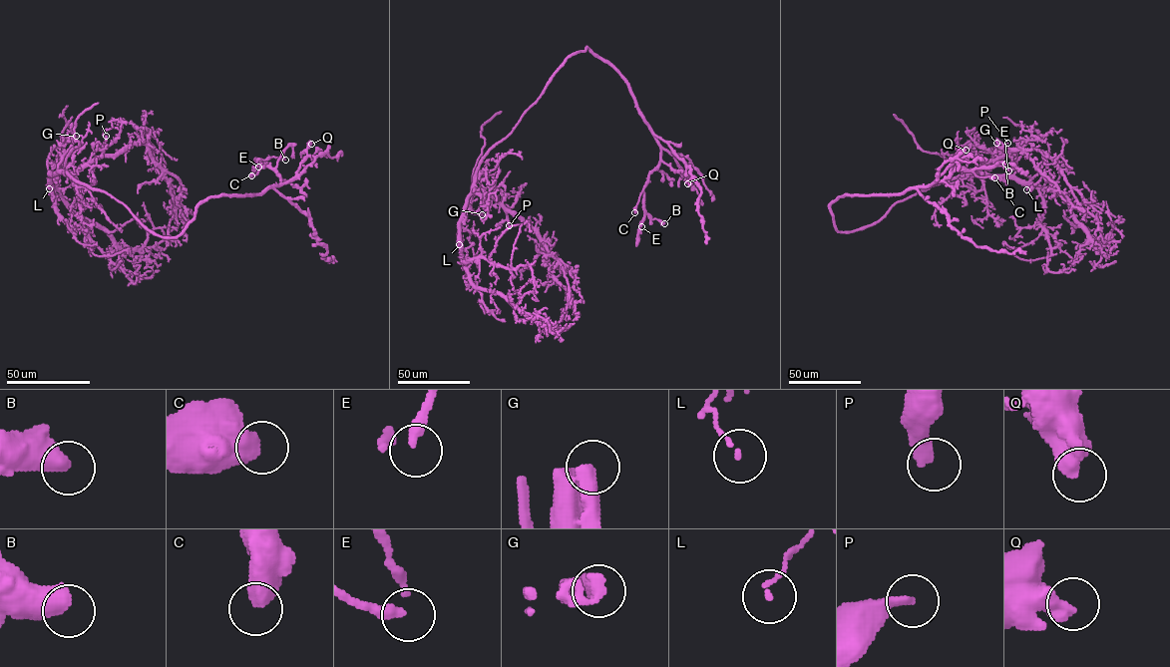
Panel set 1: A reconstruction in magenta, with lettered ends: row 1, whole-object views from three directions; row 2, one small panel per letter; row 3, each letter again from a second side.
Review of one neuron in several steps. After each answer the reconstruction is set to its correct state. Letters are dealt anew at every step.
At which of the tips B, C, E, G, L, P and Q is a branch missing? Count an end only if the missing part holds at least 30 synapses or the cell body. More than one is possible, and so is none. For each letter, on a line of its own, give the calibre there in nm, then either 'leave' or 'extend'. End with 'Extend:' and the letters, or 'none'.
B: 600 nm | leave
C: 600 nm | leave
E: 200 nm | leave
G: 650 nm | extend
L: 110 nm | leave
P: 320 nm | extend
Q: 550 nm | leave
Extend: G, P

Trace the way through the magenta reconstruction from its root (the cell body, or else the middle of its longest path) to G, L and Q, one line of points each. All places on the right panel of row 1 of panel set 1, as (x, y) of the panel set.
G: (886, 214), (898, 202), (937, 183), (984, 172), (994, 157), (996, 143)
L: (886, 214), (898, 202), (959, 176), (1003, 175), (1028, 183), (1026, 189)
Q: (886, 214), (867, 226), (839, 231), (830, 204), (846, 194), (900, 194), (927, 187), (959, 152), (966, 150)

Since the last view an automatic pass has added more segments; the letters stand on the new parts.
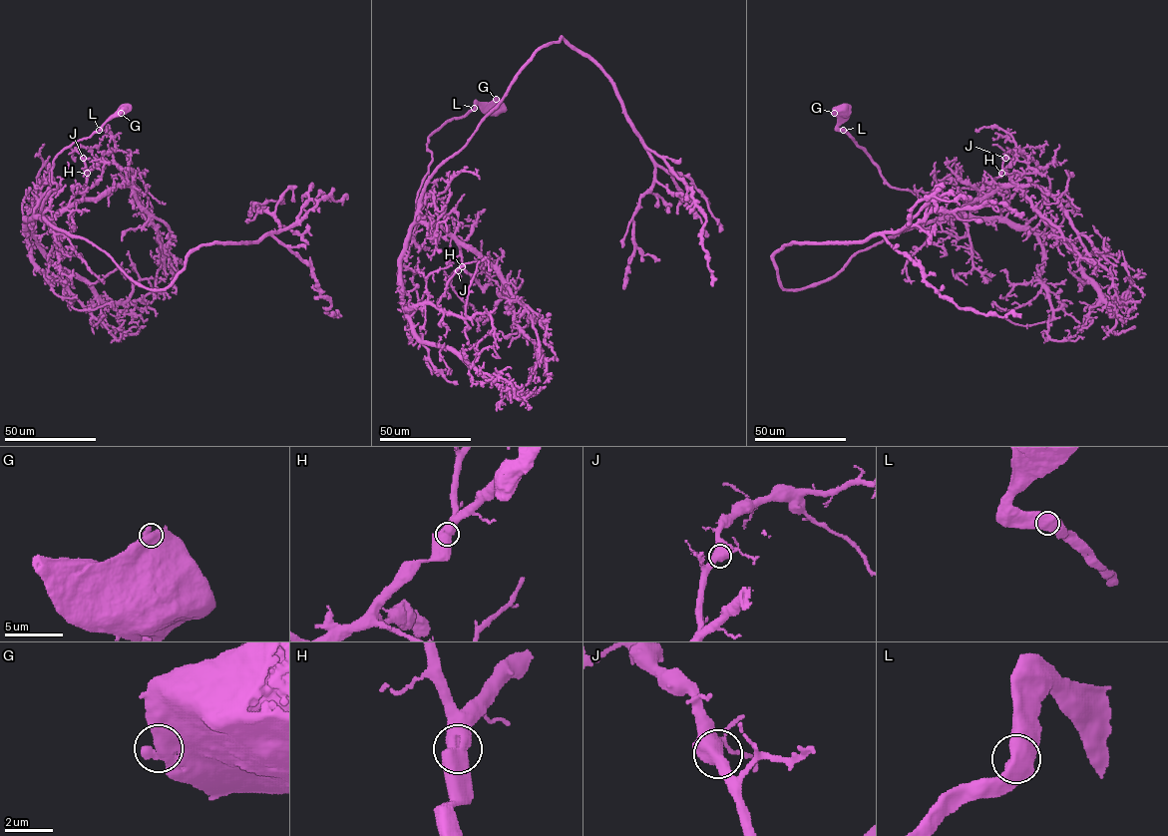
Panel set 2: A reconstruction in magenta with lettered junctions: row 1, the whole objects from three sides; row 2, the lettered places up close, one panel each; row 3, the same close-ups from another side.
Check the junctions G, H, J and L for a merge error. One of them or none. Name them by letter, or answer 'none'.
none

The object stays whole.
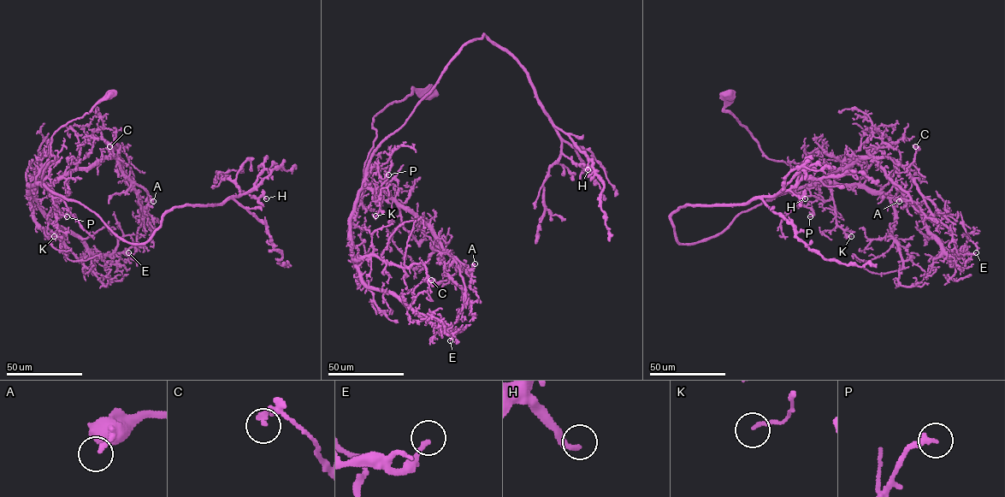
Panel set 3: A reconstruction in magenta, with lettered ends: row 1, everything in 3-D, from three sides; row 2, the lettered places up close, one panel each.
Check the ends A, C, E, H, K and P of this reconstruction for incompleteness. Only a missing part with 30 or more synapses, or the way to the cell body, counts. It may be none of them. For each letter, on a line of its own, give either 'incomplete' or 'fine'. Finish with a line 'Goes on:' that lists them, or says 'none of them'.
A: fine
C: fine
E: fine
H: fine
K: fine
P: fine
Goes on: none of them

